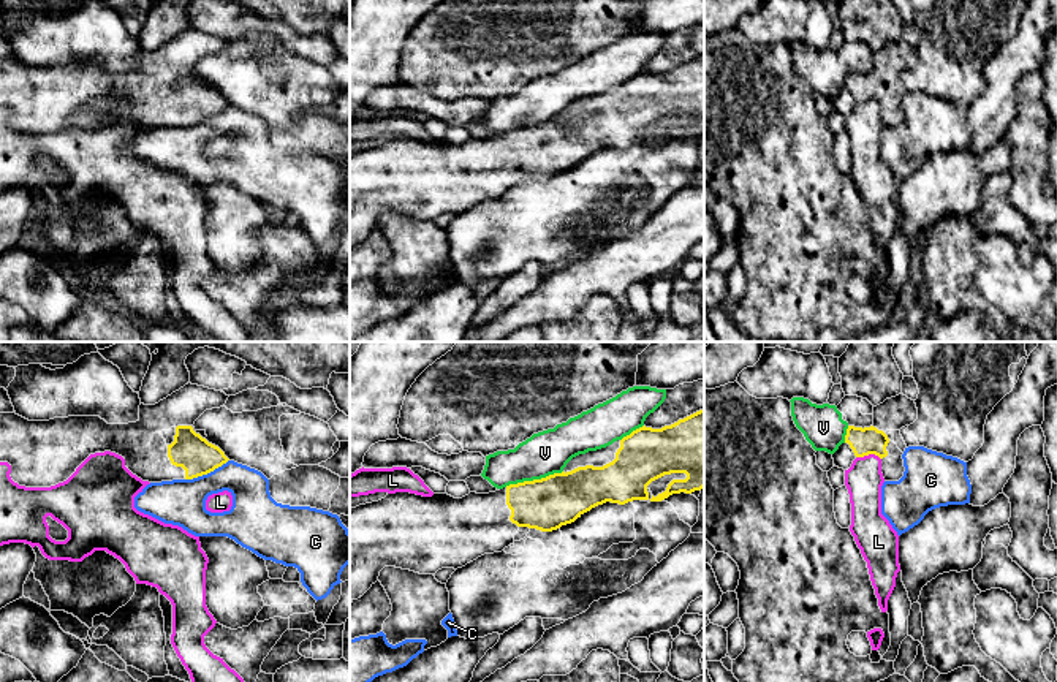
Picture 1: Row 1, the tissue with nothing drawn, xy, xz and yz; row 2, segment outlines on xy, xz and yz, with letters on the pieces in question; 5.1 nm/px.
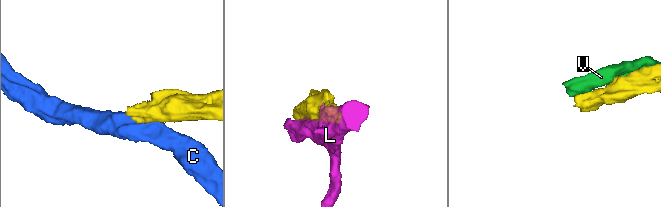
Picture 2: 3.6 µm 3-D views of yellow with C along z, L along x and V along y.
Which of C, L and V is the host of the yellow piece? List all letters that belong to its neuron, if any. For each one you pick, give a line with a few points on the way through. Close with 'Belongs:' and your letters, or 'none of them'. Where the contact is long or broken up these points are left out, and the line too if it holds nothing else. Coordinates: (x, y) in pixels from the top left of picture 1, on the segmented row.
Belongs: none of them

